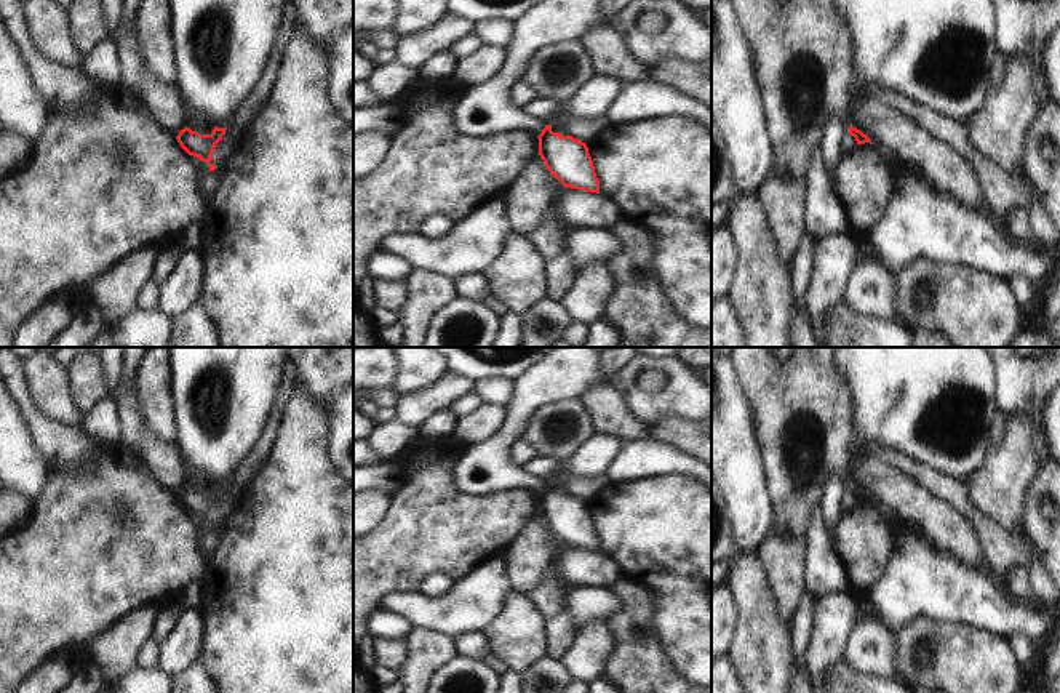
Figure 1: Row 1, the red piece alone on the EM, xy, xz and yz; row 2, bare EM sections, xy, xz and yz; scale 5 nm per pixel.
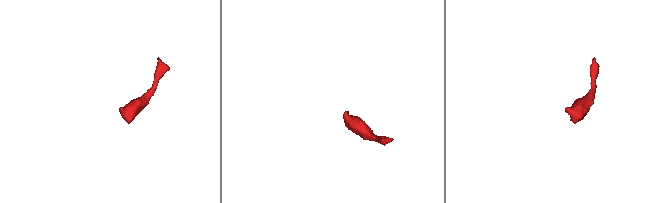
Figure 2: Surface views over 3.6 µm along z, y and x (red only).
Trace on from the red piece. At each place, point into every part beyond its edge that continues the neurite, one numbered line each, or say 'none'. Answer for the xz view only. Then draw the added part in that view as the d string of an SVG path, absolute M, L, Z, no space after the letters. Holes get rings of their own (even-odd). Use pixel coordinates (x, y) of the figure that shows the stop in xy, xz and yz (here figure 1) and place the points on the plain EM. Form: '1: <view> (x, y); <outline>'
1: xz (485, 469); M552 347L544 357L532 363L524 373L512 379L513 394L505 408L500 429L484 443L468 443L452 463L451 477L454 487L465 495L507 495L510 491L532 491L539 495L545 487L544 479L524 474L521 466L510 459L510 447L521 439L526 418L539 407L568 399L579 400L593 387L609 386L609 378L598 365L596 347Z

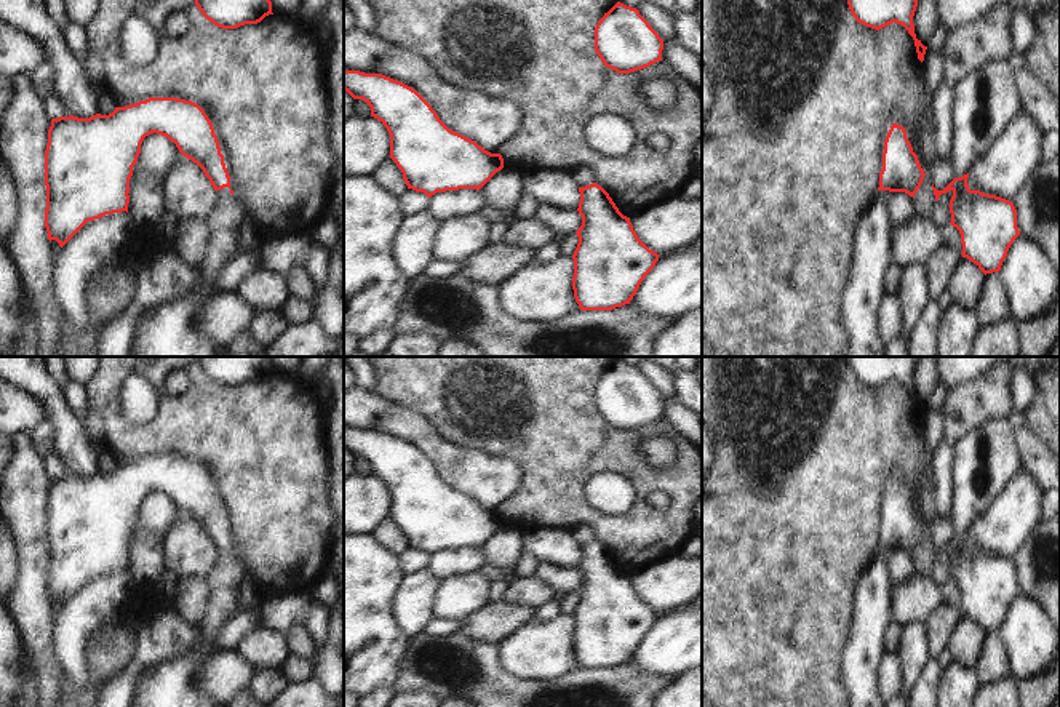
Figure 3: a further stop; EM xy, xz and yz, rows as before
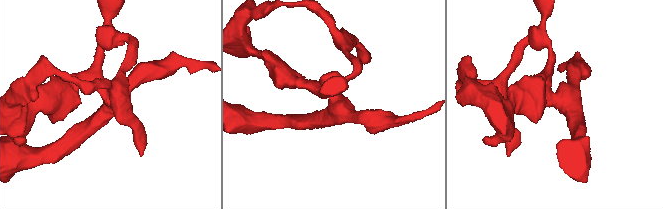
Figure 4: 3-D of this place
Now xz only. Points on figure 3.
1: xz (582, 536); M574 528L571 531L572 539L576 541L577 545L585 545L595 541L590 528Z

